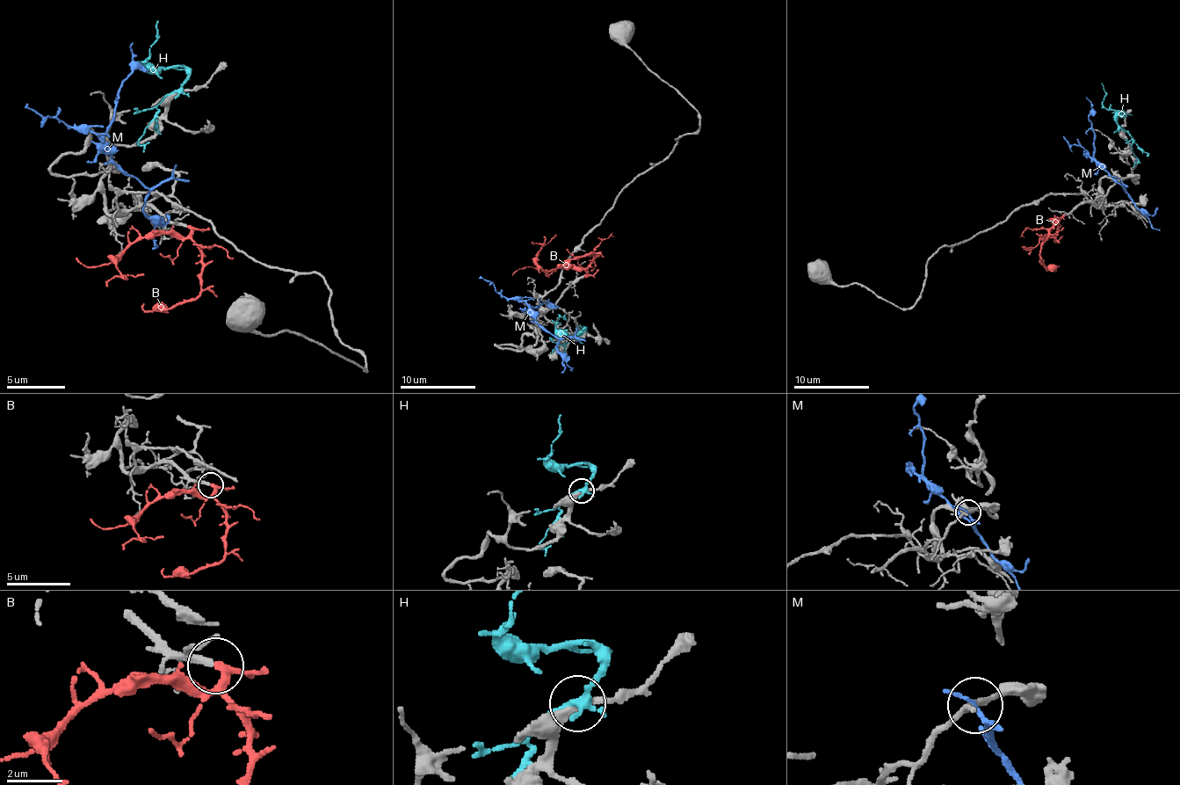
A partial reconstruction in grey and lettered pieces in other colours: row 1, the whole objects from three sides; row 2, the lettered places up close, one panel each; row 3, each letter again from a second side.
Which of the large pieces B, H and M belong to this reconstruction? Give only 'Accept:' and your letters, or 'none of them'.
Accept: B

